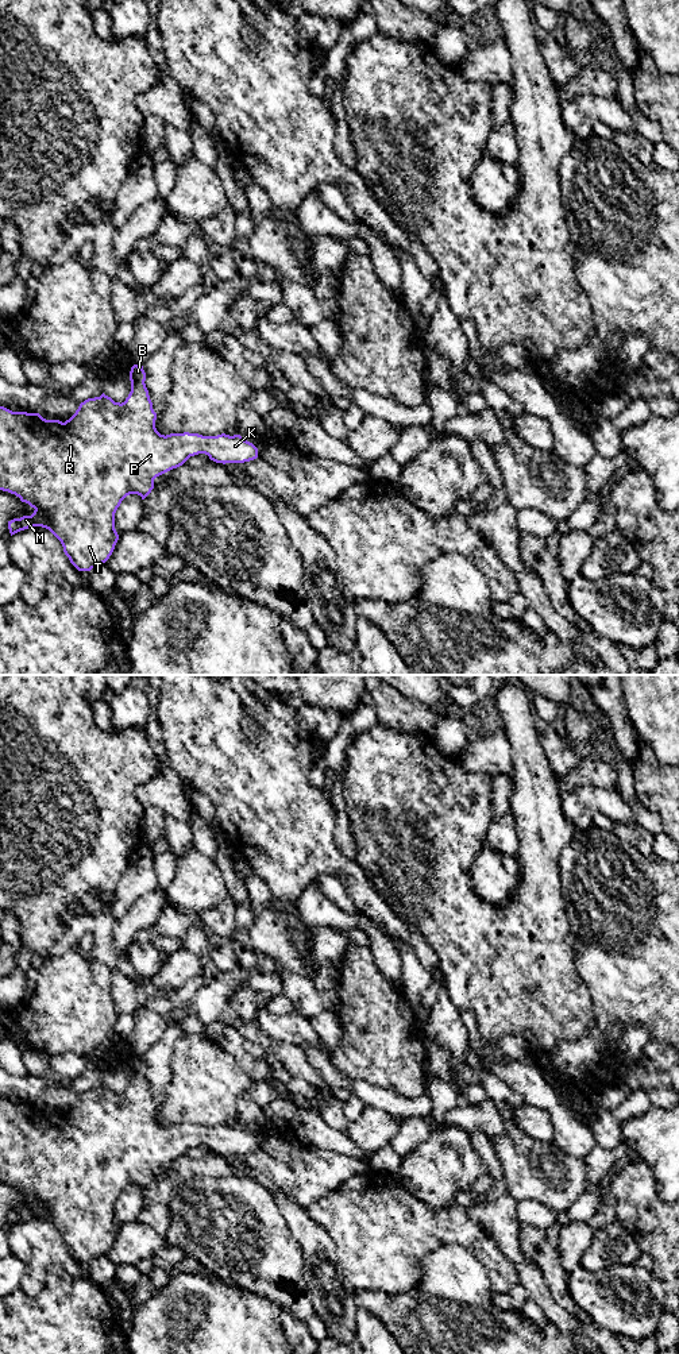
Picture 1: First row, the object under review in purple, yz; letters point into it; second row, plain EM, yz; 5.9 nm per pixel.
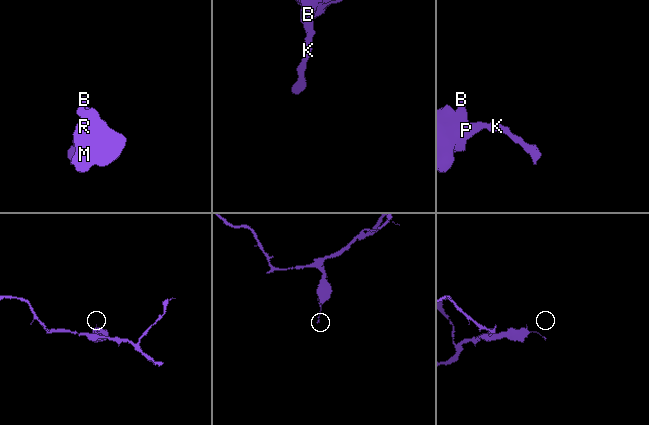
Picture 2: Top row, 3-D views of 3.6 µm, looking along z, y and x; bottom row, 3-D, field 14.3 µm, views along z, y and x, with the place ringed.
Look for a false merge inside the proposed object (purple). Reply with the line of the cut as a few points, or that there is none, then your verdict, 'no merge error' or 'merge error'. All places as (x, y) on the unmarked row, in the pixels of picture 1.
cut none; no merge error

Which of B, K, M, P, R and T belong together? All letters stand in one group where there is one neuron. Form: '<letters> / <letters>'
B K M P R T

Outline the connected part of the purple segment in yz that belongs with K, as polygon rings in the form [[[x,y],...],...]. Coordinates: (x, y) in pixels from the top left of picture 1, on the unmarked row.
[[[134,1056],[130,1062],[131,1083],[124,1093],[115,1093],[104,1084],[80,1095],[65,1114],[46,1111],[39,1104],[12,1103],[0,1098],[0,1181],[15,1185],[34,1199],[31,1207],[8,1212],[11,1227],[34,1218],[49,1220],[62,1235],[65,1246],[78,1262],[90,1262],[112,1246],[119,1226],[115,1204],[130,1185],[144,1191],[154,1180],[154,1170],[182,1157],[190,1147],[205,1145],[216,1154],[244,1154],[258,1149],[258,1139],[240,1126],[202,1127],[198,1125],[161,1126],[155,1119],[157,1104],[146,1079],[143,1057]]]

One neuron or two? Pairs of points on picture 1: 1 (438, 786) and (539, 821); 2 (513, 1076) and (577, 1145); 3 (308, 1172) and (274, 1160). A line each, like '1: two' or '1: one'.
1: one
2: one
3: one

